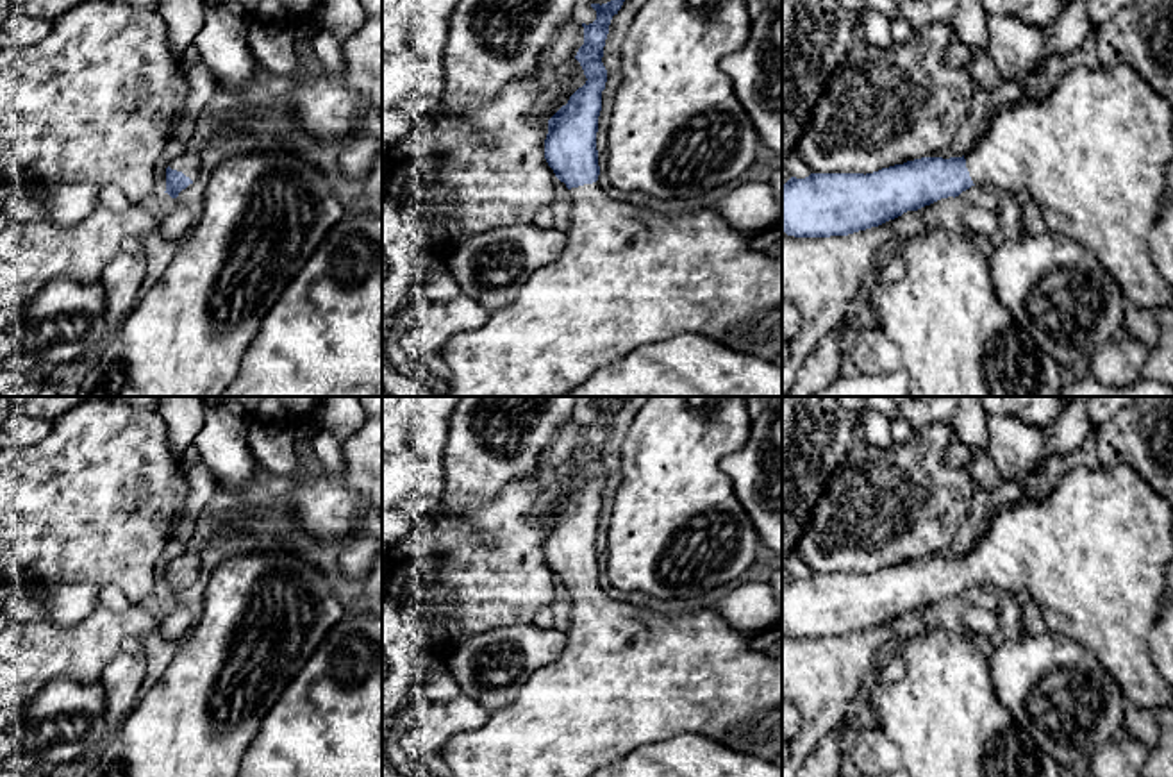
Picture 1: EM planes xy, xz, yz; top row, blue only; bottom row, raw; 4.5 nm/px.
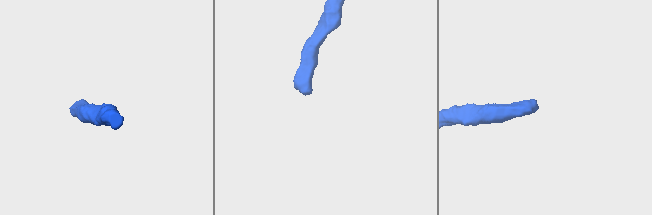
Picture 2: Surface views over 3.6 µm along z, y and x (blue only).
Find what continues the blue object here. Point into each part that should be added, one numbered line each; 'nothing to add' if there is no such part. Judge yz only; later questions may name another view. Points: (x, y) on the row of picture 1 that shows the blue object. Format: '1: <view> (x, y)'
1: yz (1091, 150)

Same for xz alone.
1: xz (627, 277)

